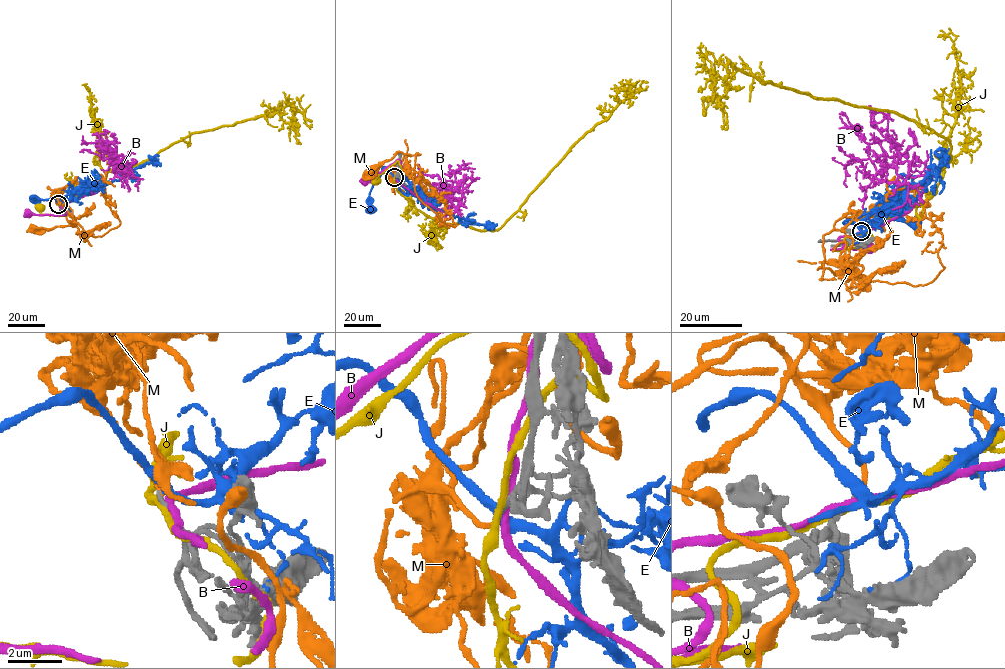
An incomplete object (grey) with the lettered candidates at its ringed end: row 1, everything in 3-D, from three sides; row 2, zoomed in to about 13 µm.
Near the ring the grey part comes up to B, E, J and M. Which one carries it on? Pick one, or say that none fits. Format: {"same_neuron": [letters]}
{"same_neuron": ["M"]}

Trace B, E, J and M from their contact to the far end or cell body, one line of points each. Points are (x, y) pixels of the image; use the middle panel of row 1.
B: (395, 176), (421, 200), (451, 215), (449, 207), (453, 193), (441, 178), (424, 175), (418, 164)
E: (395, 177), (412, 194), (441, 210), (472, 224), (495, 226)
J: (395, 176), (397, 169), (402, 169), (398, 161), (376, 181)
M: (395, 177), (390, 175), (396, 164), (405, 155), (410, 155), (398, 152), (369, 171)

